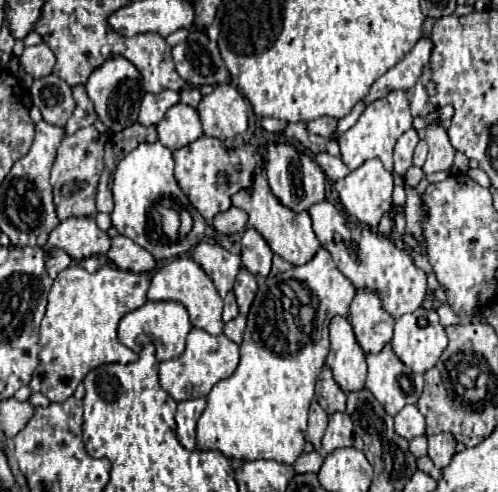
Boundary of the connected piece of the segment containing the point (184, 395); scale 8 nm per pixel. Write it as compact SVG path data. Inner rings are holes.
M192 329L186 341L186 349L178 359L160 363L160 387L176 401L188 401L206 397L210 389L230 377L238 367L238 345L226 339L226 335L208 335L202 329Z

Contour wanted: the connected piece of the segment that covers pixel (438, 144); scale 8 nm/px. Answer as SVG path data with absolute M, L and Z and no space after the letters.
M432 123L426 127L426 143L430 147L428 151L428 159L424 163L424 173L432 175L438 171L448 171L452 167L456 149L452 147L446 129L442 129L438 123Z

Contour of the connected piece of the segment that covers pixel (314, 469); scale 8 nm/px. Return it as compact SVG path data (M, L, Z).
M312 451L312 453L302 453L302 455L296 459L294 469L296 469L296 473L318 473L320 467L322 467L322 463L324 463L324 459L322 459L322 455L318 455L316 451Z

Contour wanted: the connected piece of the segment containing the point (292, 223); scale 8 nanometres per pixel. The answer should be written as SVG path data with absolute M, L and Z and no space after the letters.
M258 171L258 175L254 177L254 187L250 191L242 191L242 195L234 195L234 205L248 213L248 217L250 217L248 223L266 239L270 249L276 255L280 255L282 259L286 259L288 263L304 265L320 251L320 243L312 231L310 215L308 213L294 215L288 207L282 207L278 203L278 199L274 199L274 195L266 183L266 175L262 171Z

